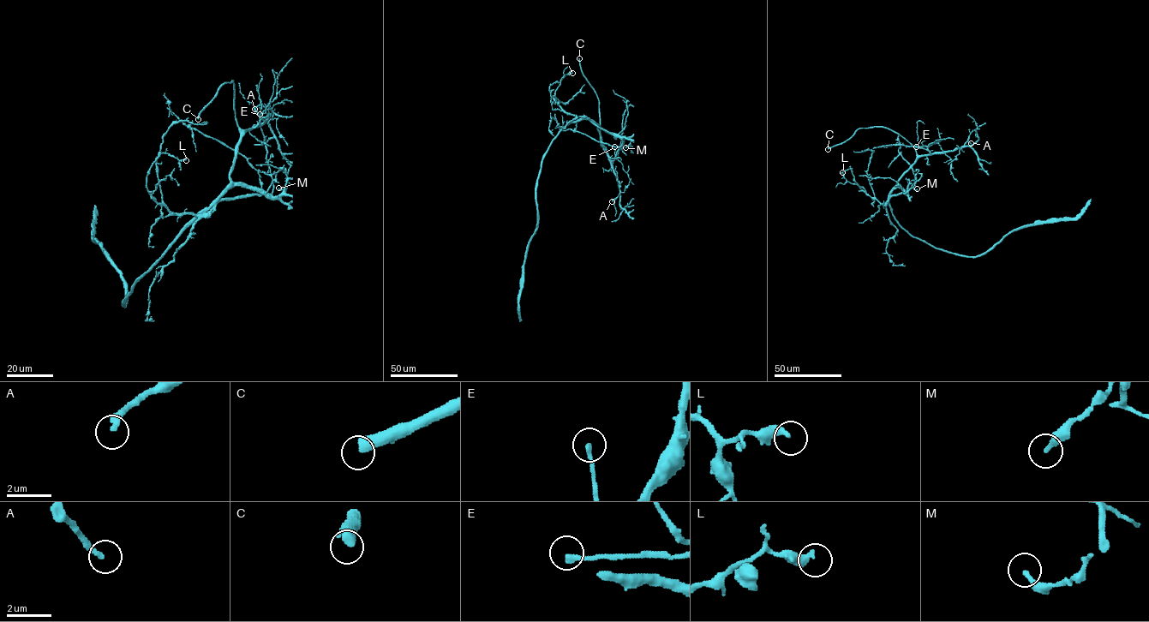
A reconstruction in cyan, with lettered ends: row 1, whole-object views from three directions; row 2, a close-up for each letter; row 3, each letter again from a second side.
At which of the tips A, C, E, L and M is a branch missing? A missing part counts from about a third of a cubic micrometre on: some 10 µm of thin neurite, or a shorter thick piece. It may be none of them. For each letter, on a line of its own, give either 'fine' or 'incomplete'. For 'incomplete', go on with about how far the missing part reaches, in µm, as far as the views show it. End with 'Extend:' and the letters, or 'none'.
A: incomplete; missing 20 µm
C: incomplete; missing 20 µm
E: fine
L: fine
M: fine
Extend: A, C

